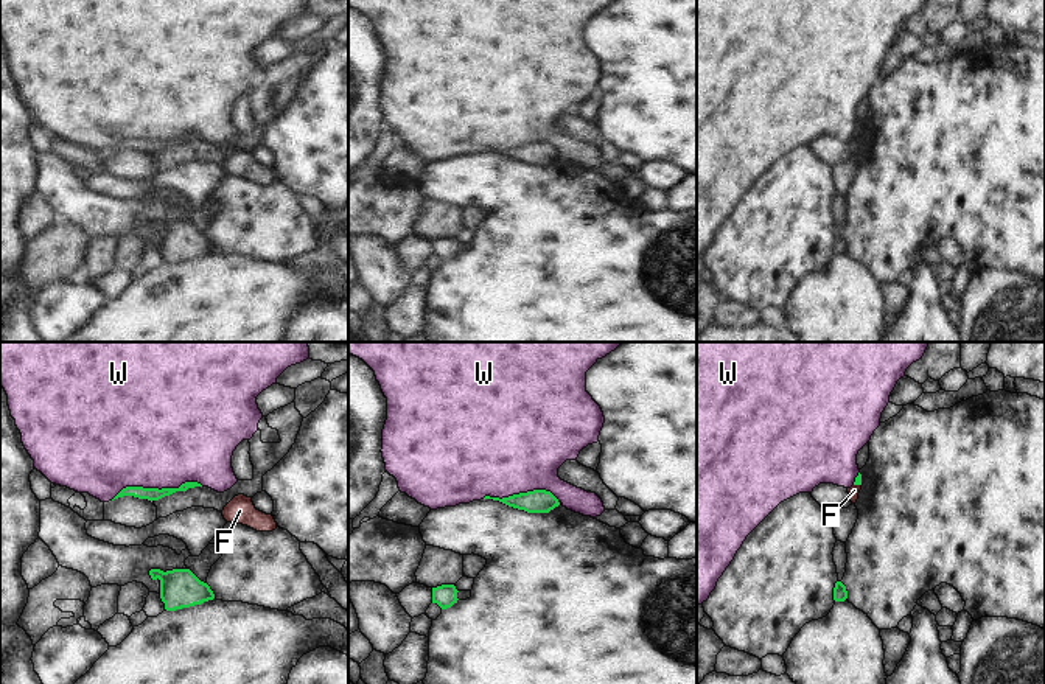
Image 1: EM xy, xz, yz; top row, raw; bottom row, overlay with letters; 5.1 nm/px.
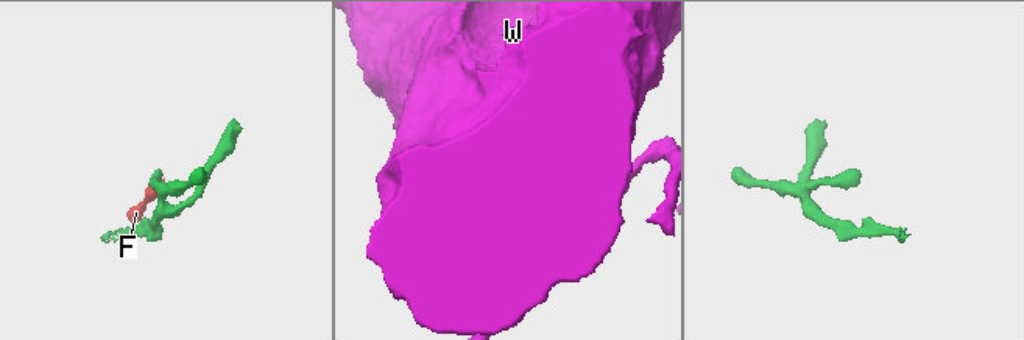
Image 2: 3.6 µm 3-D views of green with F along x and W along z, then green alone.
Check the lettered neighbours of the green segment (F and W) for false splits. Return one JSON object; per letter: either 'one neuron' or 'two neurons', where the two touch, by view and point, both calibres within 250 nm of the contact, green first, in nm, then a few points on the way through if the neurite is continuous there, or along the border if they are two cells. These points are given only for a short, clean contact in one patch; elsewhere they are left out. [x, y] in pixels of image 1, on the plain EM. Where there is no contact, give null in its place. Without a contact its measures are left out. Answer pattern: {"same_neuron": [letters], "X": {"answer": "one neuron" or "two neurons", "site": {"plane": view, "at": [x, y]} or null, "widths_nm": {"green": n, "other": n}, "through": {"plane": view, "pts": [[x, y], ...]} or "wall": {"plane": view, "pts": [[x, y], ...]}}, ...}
{"same_neuron": [], "F": {"answer": "two neurons", "site": {"plane": "yz", "at": [857, 136]}, "widths_nm": {"green": 30, "other": 60}, "wall": {"plane": "yz", "pts": [[854, 136], [860, 137]]}}, "W": {"answer": "two neurons", "site": {"plane": "xy", "at": [156, 140]}, "widths_nm": {"green": 70, "other": 500}}}

